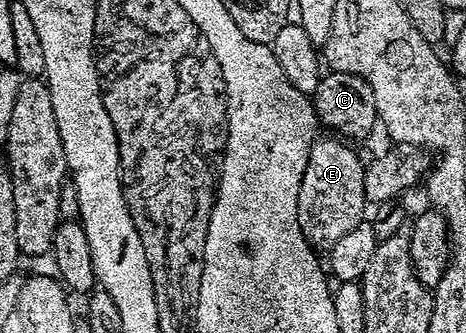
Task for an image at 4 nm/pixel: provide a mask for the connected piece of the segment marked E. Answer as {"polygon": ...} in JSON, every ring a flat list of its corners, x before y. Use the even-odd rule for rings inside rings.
{"polygon":[[332,136,327,137,321,137,310,148,306,160,306,172,302,172,302,188,298,188,298,224,300,231,302,236,306,236,306,240,320,252,329,250,342,236,346,236,346,232,350,232,350,228,354,228,366,218,366,203,363,196,365,163,360,161,360,155,355,149,352,151,348,147,351,145,347,141,337,140]]}

